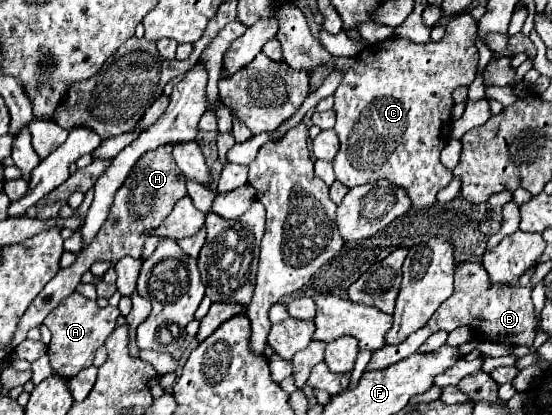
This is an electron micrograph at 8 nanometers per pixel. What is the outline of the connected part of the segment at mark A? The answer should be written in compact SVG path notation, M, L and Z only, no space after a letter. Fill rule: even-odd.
M78 292L64 298L60 302L60 306L54 308L44 320L44 324L52 332L52 342L50 342L47 351L52 370L66 376L66 378L72 378L80 370L92 366L94 352L104 344L104 340L116 328L118 318L120 318L118 308L114 308L114 306L100 308L94 300L88 300L88 298L80 296Z

